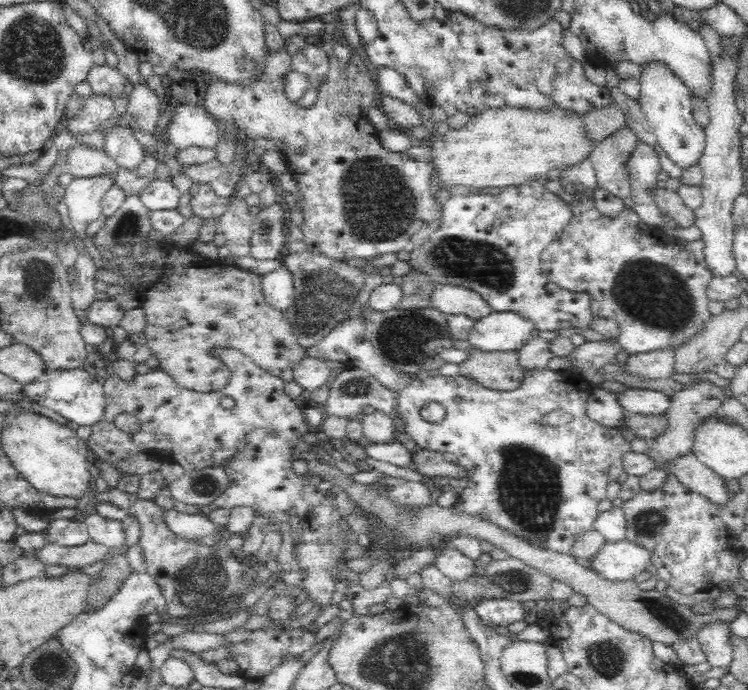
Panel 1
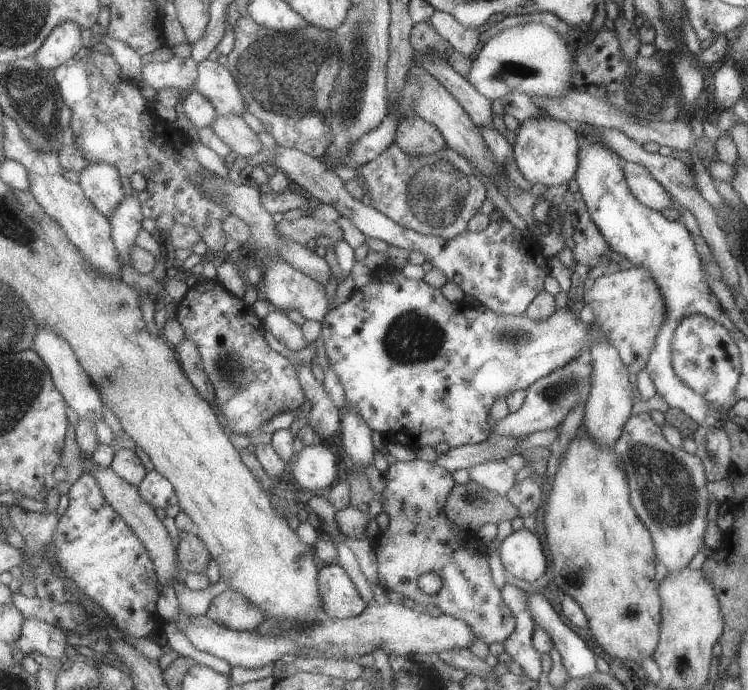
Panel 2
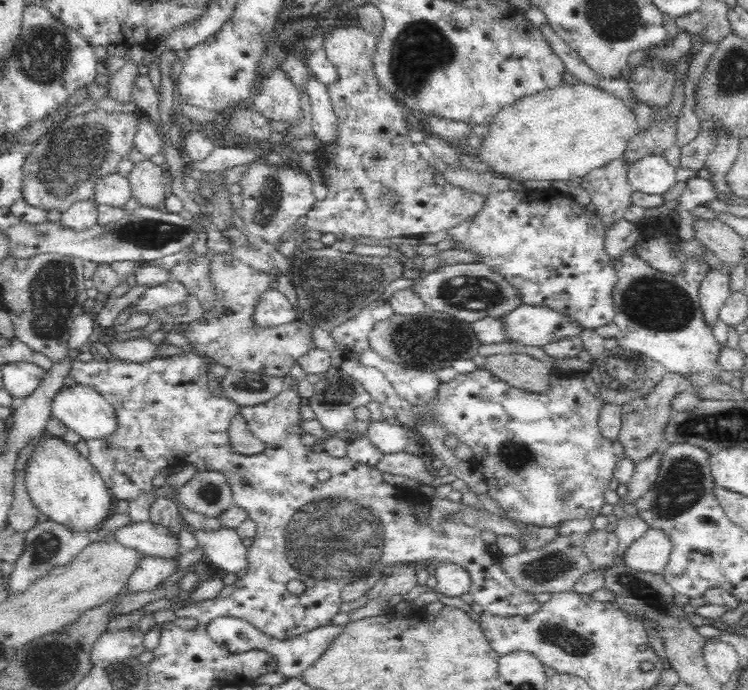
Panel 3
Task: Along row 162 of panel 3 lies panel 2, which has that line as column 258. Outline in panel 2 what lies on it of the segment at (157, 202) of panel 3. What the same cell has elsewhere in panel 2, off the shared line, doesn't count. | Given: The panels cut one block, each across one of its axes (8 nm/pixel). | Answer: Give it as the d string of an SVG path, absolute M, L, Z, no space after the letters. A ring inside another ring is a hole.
M220 115L212 124L215 132L234 150L234 155L247 158L266 150L259 134L245 122L241 115Z

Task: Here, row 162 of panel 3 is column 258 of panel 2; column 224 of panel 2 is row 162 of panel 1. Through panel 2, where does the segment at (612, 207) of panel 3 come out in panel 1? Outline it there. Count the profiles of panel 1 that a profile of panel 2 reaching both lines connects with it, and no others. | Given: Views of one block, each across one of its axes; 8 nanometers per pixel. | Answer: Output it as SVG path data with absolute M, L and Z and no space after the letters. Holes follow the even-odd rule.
M627 125L594 144L589 159L595 170L597 185L619 198L631 196L631 185L625 162L634 148L637 136Z

